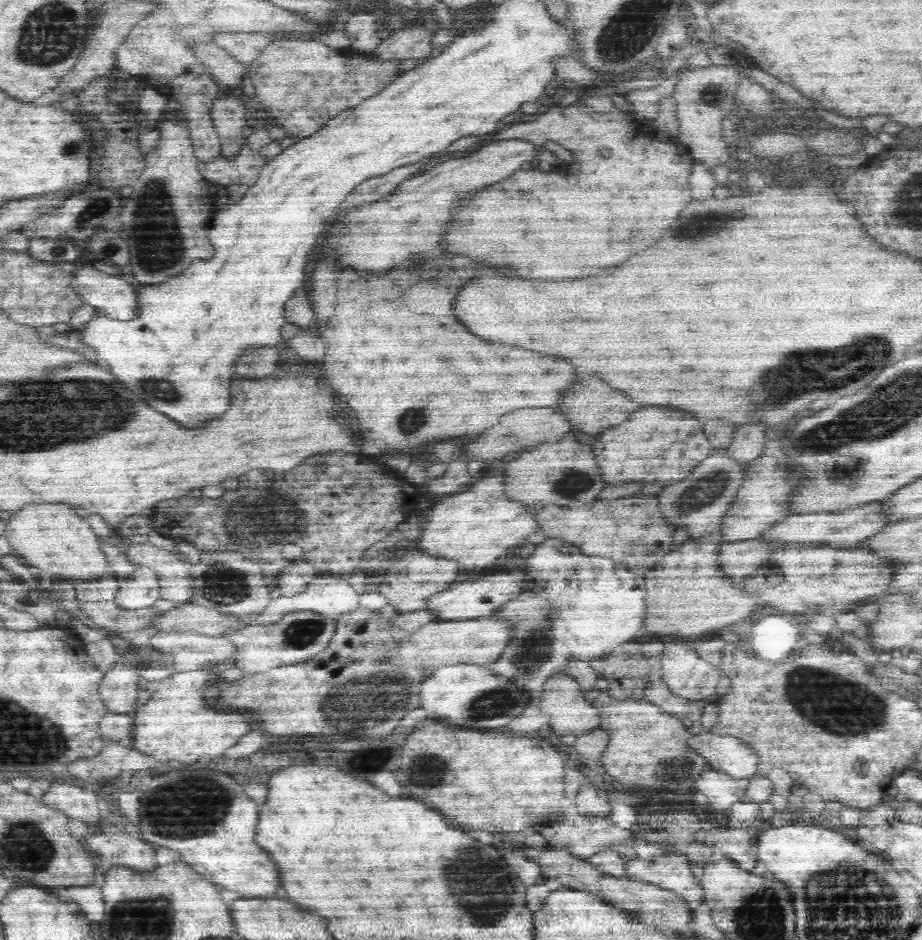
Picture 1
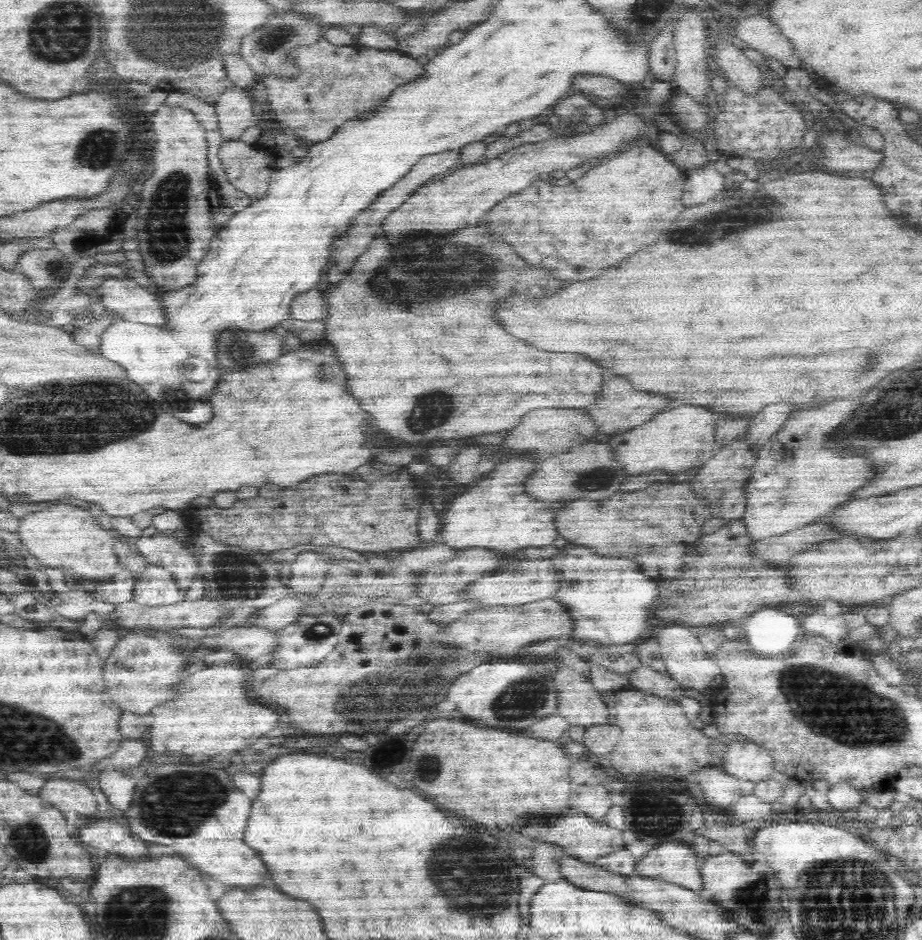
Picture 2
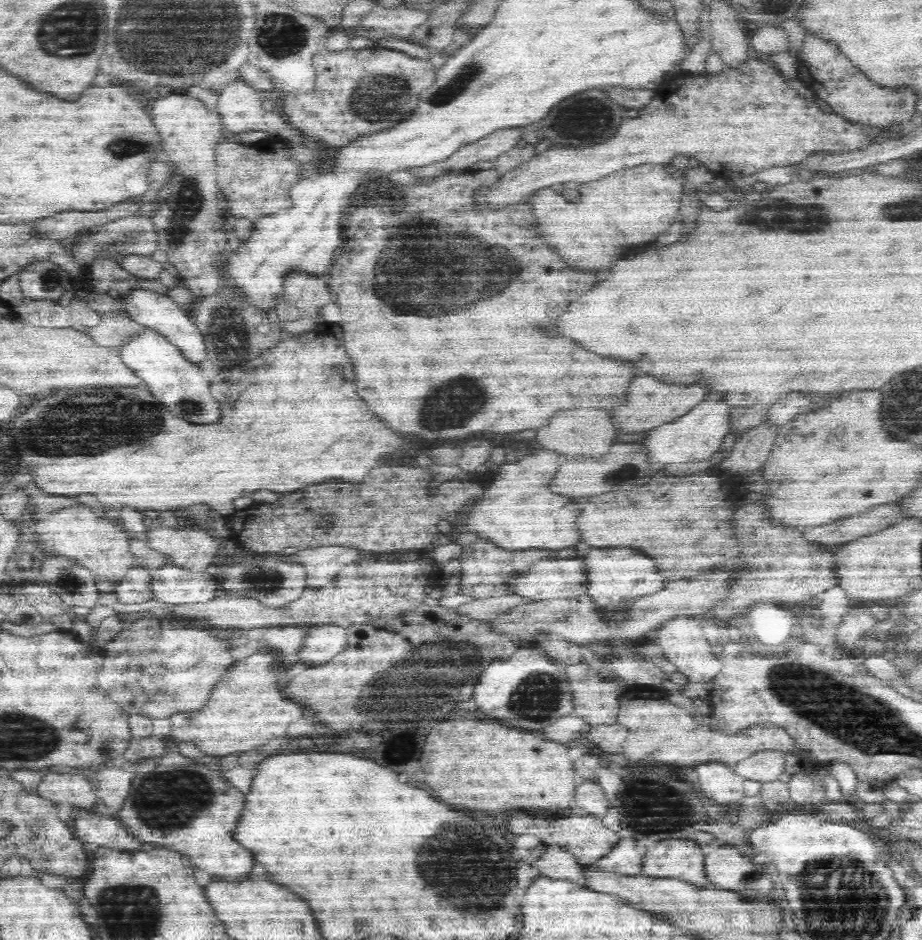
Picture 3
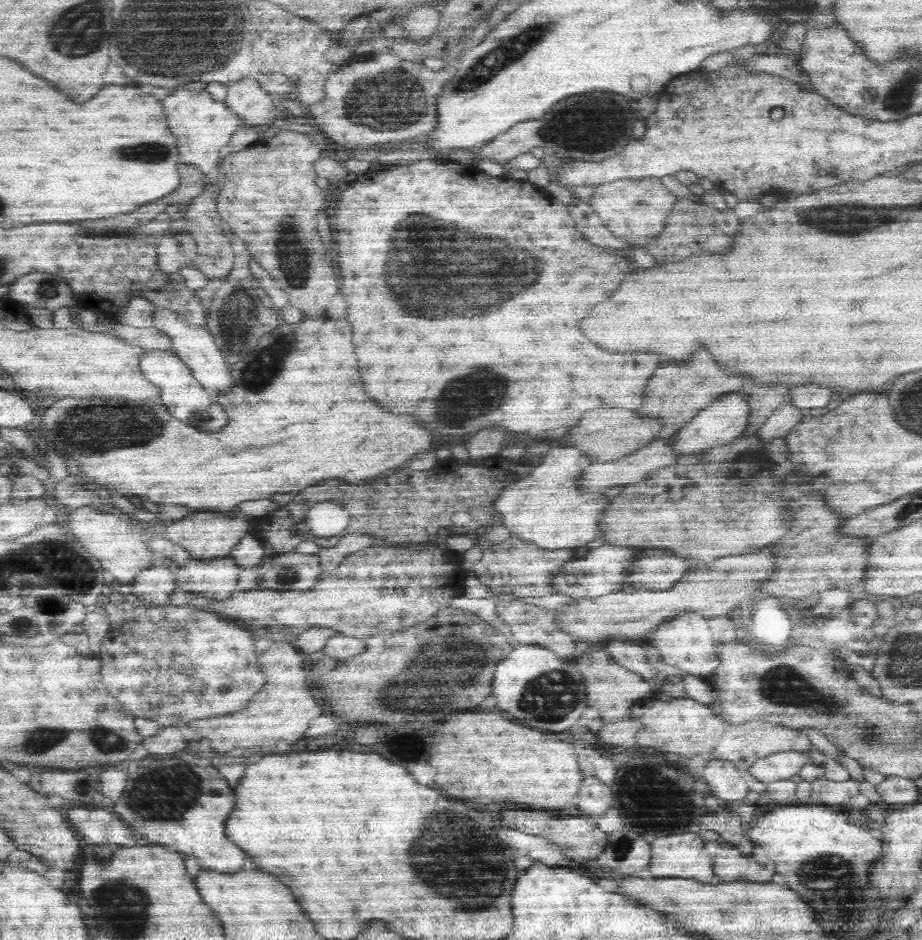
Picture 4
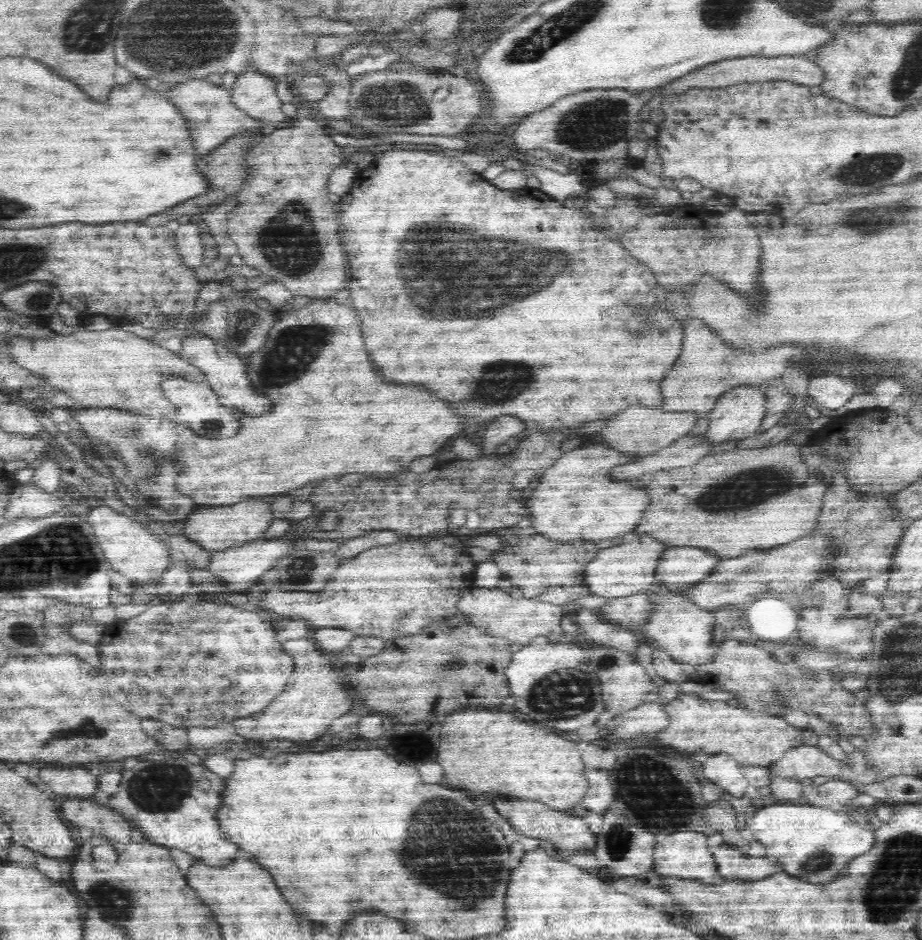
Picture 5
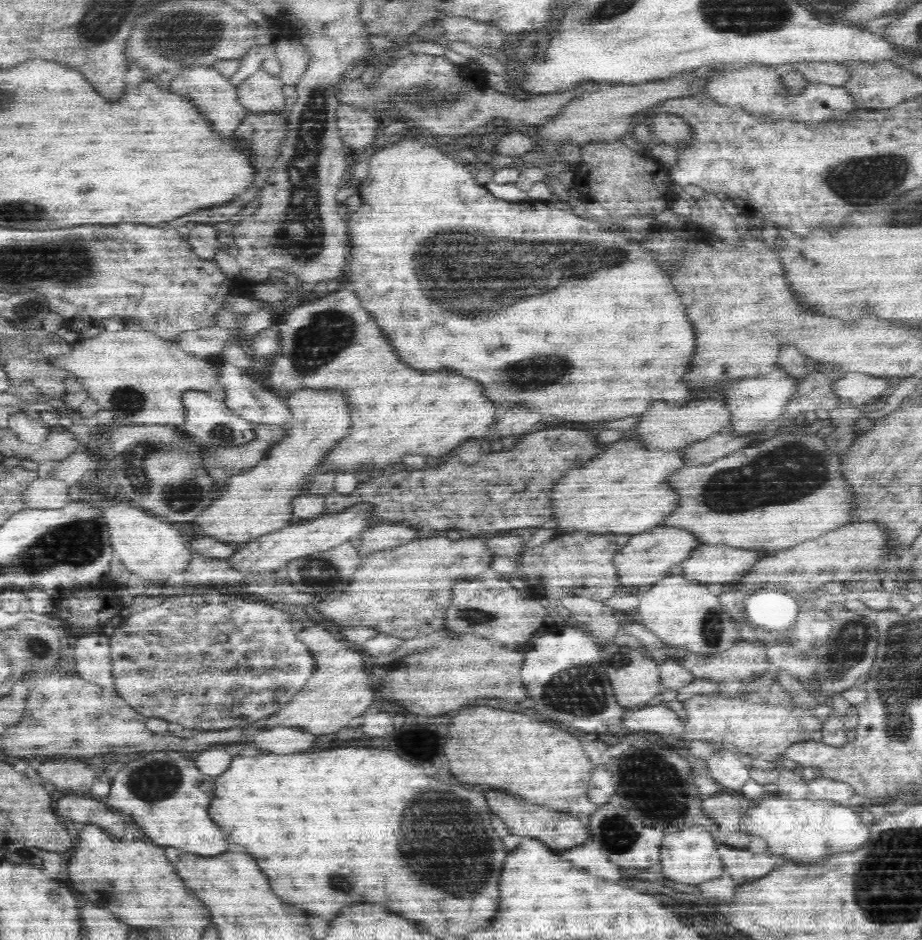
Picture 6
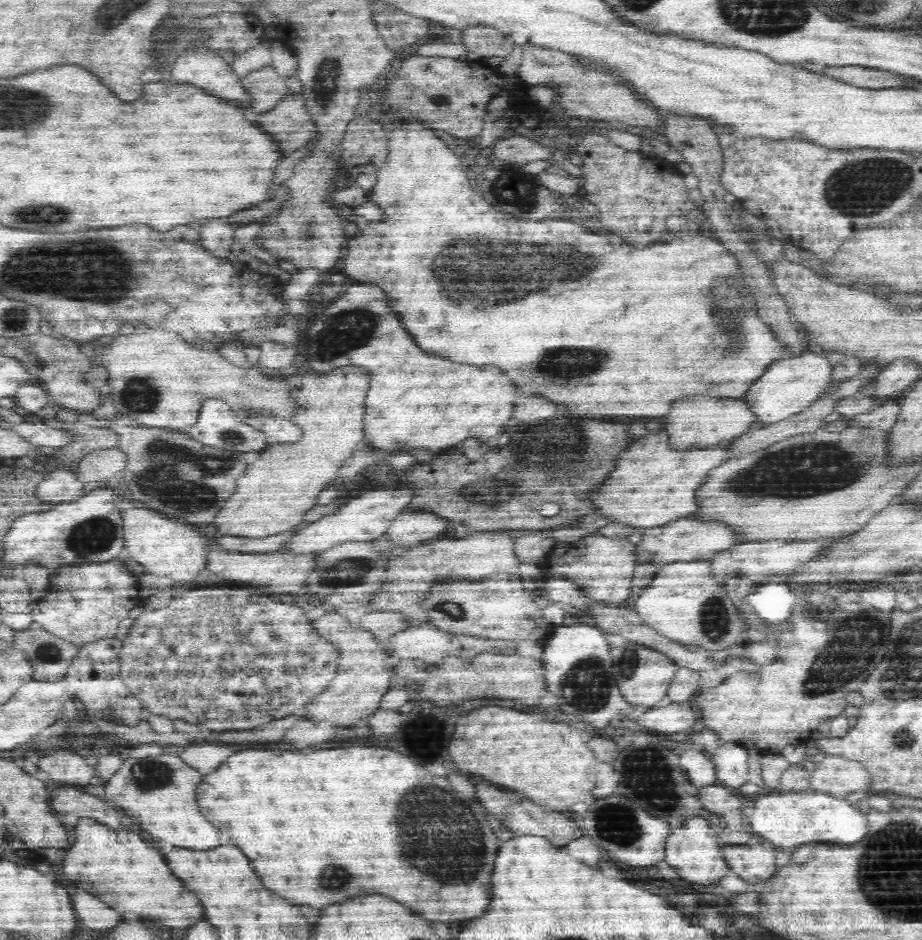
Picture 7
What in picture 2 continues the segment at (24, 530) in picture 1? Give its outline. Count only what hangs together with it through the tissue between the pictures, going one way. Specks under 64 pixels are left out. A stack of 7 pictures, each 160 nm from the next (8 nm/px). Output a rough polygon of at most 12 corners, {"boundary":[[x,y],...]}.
{"boundary":[[54,504],[14,534],[40,568],[103,581],[122,566],[86,510]]}

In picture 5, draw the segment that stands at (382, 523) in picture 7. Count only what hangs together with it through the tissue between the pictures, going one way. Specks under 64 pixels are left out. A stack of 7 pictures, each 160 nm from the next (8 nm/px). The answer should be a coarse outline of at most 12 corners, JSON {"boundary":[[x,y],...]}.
{"boundary":[[284,536],[209,553],[204,569],[244,590],[300,544]]}

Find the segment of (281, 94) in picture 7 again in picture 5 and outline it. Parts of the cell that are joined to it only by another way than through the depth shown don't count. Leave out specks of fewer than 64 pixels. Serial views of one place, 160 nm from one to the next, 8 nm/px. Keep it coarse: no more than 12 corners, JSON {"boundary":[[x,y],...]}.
{"boundary":[[246,70],[228,94],[270,129],[284,120],[276,79]]}

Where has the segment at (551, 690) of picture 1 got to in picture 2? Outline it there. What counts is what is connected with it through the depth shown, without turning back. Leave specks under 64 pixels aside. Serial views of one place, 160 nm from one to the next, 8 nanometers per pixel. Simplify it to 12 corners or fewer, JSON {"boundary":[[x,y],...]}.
{"boundary":[[552,672],[558,715],[568,726],[608,725],[608,708],[590,680]]}

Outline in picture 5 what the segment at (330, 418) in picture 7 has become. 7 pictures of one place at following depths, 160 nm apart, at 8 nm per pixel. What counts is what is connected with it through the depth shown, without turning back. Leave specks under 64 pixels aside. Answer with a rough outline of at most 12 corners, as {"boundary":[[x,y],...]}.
{"boundary":[[260,499],[194,510],[176,533],[209,553],[262,540]]}

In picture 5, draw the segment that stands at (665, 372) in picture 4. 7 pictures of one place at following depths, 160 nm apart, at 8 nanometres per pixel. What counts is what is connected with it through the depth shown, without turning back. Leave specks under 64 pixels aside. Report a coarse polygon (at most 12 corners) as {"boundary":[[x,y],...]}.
{"boundary":[[688,318],[660,382],[664,412],[712,410],[736,386],[780,379],[796,348],[728,350]]}

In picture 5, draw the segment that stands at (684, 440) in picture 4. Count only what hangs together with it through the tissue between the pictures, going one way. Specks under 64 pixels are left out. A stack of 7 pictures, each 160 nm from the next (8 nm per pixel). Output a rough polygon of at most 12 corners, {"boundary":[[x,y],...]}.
{"boundary":[[740,386],[712,407],[700,439],[748,438],[764,418],[761,387]]}

